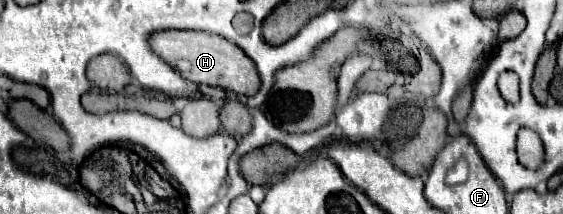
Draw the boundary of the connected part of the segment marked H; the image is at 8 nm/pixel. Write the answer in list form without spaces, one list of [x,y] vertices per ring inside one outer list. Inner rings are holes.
[[[168,29],[168,31],[152,33],[148,43],[158,57],[162,57],[172,69],[180,71],[180,75],[188,81],[218,85],[222,89],[236,91],[238,95],[254,95],[260,87],[260,77],[252,61],[244,55],[244,51],[238,45],[234,45],[232,41],[226,41],[220,35],[212,35],[204,31],[190,31],[190,29],[188,31]]]

